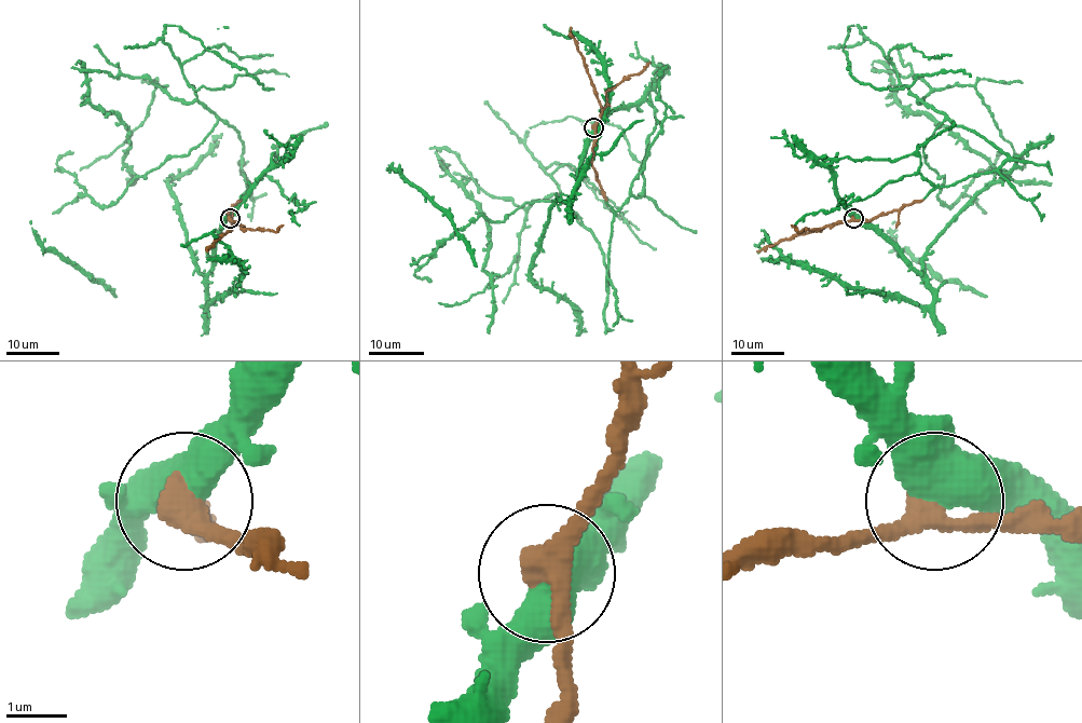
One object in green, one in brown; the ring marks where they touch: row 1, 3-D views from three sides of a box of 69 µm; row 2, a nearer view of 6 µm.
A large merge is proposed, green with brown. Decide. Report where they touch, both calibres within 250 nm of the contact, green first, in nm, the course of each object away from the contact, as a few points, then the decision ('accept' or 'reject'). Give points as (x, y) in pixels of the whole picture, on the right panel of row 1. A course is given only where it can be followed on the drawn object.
place (853, 218); calibres 500 and 400 nm; course green (852, 218), (835, 159), (917, 155), (953, 186), (1007, 155), (874, 62), (896, 100), (1051, 186); course brown (852, 218), (784, 237), (756, 251); accept

